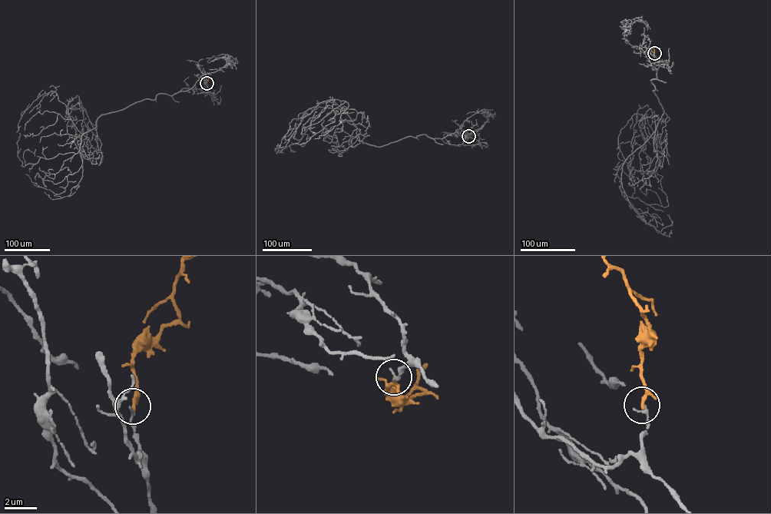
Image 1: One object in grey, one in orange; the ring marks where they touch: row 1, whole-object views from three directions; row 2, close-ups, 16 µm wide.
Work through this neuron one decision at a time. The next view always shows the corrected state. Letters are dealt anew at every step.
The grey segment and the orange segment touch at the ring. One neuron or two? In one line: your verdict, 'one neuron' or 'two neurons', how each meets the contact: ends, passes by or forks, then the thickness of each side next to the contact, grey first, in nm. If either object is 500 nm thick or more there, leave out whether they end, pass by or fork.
two neurons; grey ends; orange passes by; calibres 170 and 150 nm

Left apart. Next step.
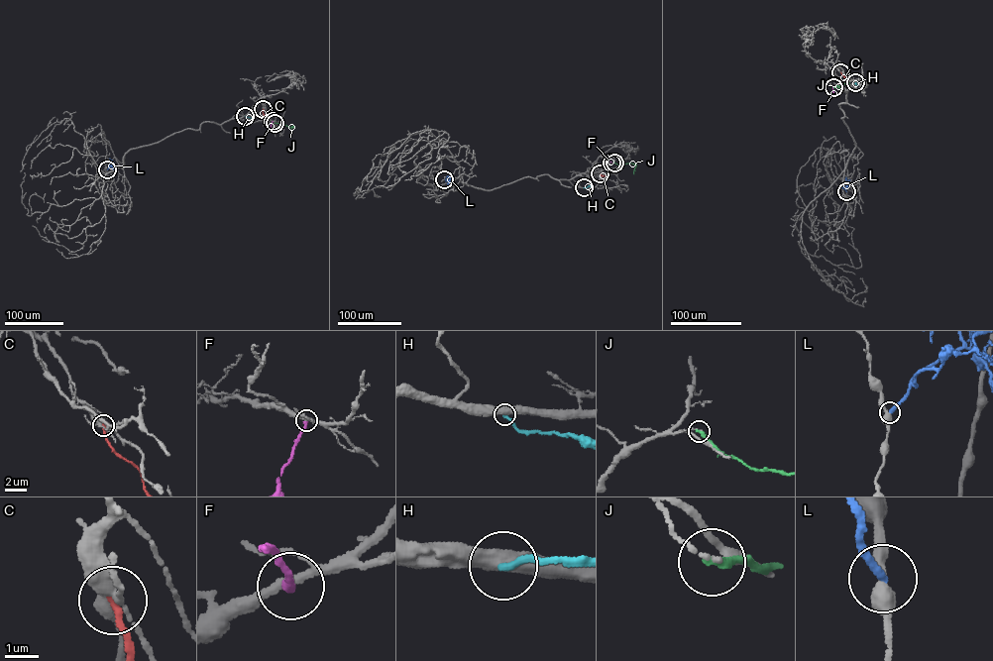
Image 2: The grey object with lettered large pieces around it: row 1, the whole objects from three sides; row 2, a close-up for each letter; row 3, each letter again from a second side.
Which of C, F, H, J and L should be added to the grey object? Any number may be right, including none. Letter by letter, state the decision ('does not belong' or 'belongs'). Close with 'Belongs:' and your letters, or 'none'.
C: does not belong
F: does not belong
H: does not belong
J: does not belong
L: does not belong
Belongs: none

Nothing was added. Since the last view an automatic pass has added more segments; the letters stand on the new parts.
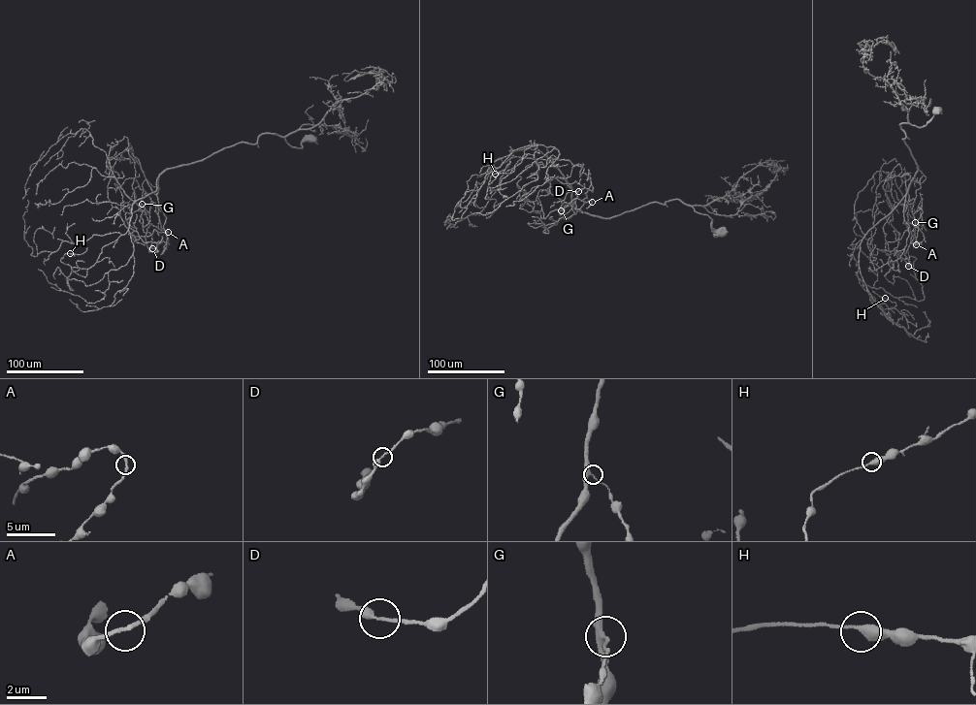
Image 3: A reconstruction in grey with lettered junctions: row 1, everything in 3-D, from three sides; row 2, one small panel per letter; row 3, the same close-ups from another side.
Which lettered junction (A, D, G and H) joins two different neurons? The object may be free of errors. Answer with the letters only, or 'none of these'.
none of these

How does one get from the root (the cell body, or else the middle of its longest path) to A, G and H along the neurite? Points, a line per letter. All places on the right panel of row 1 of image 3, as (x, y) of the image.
A: (936, 110), (920, 128), (909, 122), (899, 125), (918, 168), (905, 195), (903, 223), (918, 226), (916, 244)
G: (936, 110), (920, 128), (909, 122), (899, 125), (918, 168), (903, 211), (914, 199), (915, 222)
H: (936, 110), (920, 128), (899, 125), (917, 170), (860, 244), (859, 282), (889, 316), (896, 304), (885, 298)

